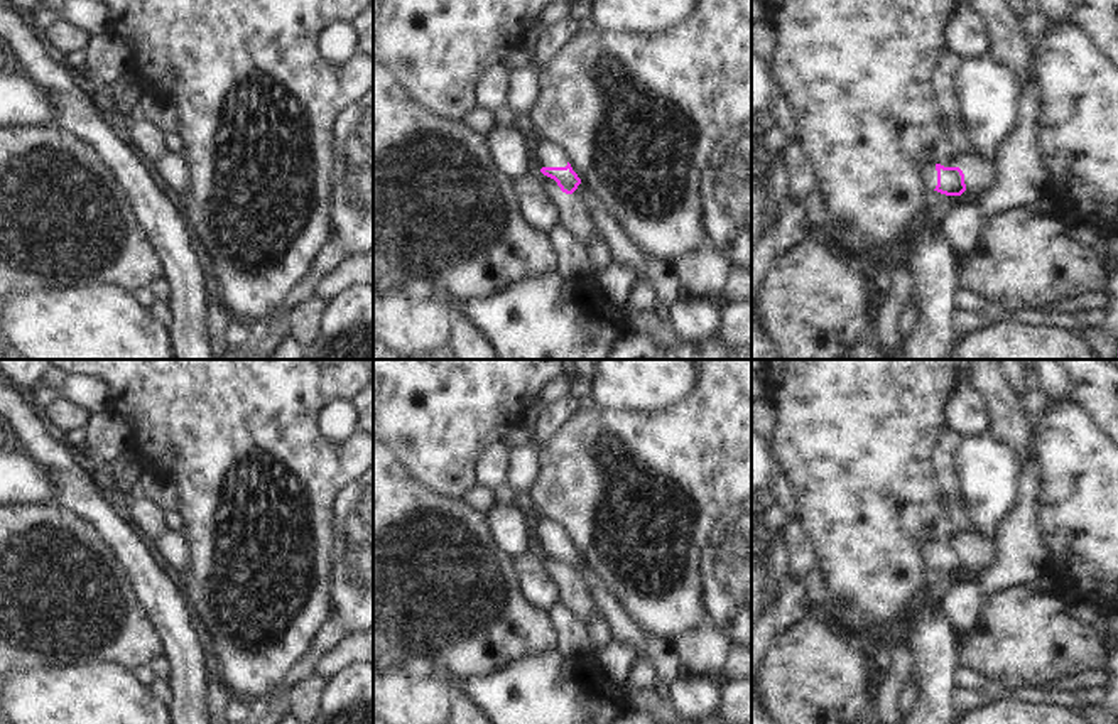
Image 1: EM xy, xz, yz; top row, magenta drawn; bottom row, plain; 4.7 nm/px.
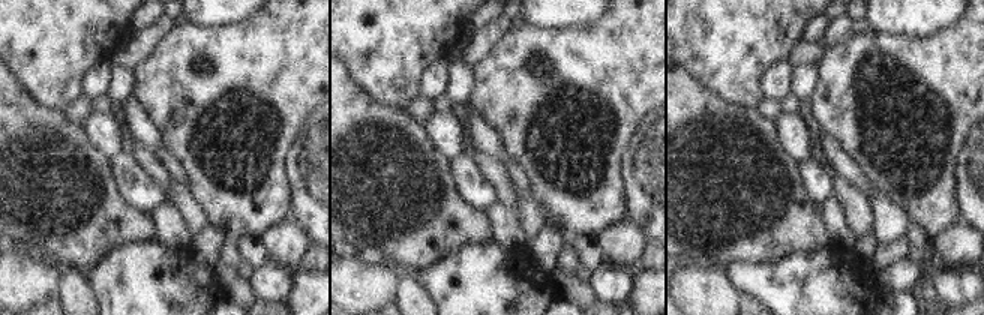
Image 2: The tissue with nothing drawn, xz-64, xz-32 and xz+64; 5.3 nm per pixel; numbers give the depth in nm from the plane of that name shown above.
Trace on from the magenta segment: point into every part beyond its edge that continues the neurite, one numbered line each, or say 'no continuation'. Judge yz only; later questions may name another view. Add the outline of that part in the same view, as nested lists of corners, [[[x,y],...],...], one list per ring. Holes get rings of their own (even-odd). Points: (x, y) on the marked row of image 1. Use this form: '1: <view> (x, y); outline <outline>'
1: yz (931, 174); outline [[[932,165],[932,167],[929,167],[925,170],[925,181],[927,181],[927,184],[931,187],[931,192],[932,192],[936,189],[936,186],[937,186],[937,170],[936,170],[936,165]]]

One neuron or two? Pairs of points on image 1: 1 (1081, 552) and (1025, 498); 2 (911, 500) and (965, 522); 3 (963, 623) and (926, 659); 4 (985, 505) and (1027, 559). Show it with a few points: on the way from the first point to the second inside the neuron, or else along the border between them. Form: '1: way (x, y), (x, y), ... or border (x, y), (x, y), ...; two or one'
1: border (1041, 471), (1039, 529), (1047, 549); two
2: border (943, 497), (943, 507), (948, 515); two
3: border (944, 613), (956, 638); two
4: border (1019, 488), (1019, 498), (1000, 518), (995, 539); two

